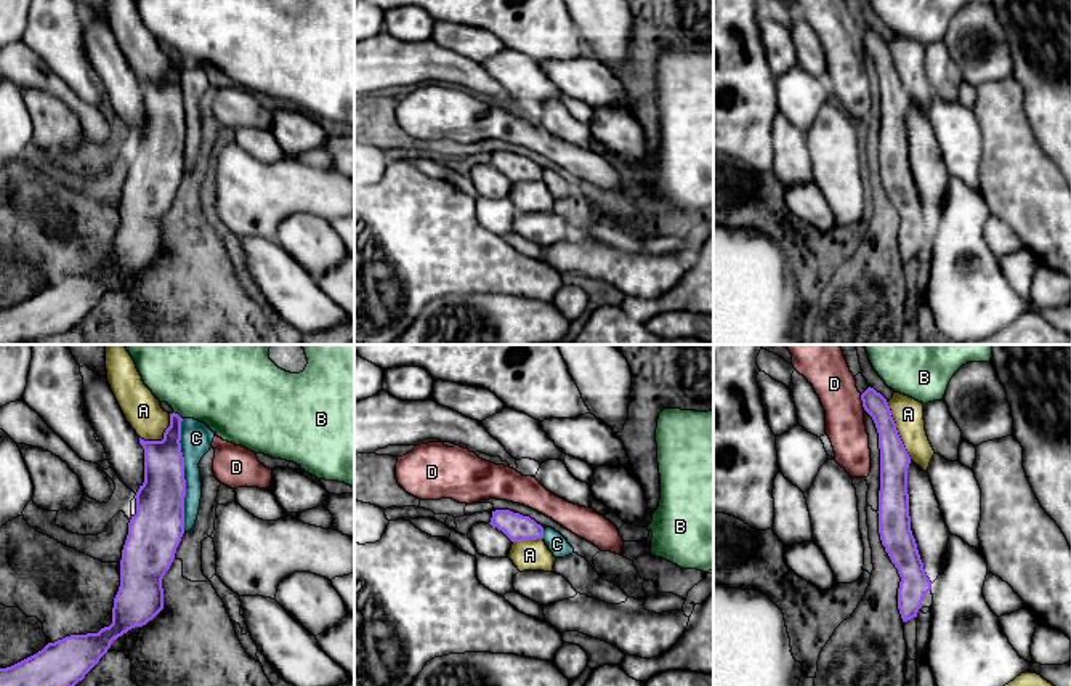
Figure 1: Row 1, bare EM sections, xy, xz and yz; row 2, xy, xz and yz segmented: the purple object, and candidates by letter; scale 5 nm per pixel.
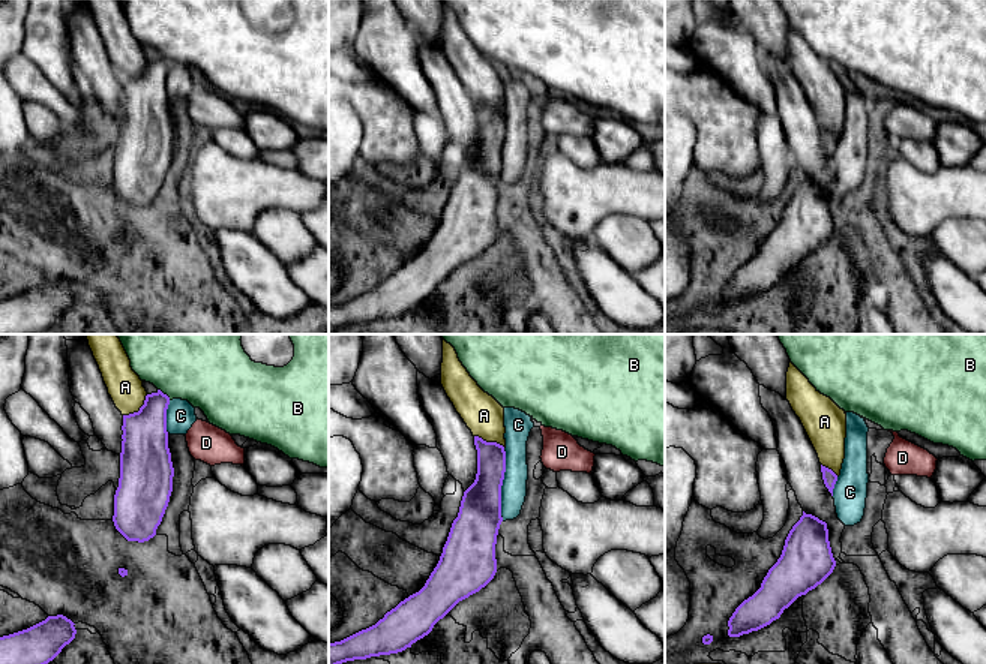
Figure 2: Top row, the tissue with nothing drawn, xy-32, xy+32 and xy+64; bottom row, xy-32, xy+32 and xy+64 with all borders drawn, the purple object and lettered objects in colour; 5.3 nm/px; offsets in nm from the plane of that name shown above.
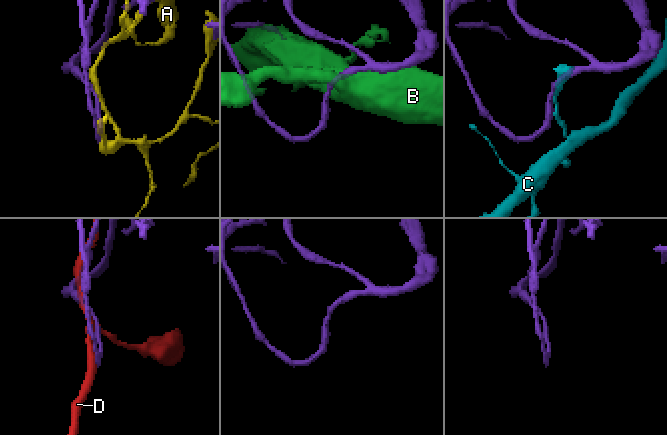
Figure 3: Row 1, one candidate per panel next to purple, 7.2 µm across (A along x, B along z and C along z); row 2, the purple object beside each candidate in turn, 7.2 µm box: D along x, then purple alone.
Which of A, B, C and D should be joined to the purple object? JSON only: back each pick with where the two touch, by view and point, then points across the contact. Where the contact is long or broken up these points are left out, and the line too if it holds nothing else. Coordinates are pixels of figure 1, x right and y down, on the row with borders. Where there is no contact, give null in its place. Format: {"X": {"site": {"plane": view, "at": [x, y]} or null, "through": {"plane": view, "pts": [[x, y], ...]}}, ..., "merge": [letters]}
{"A": {"site": {"plane": "yz", "at": [897, 430]}}, "merge": ["A"]}

